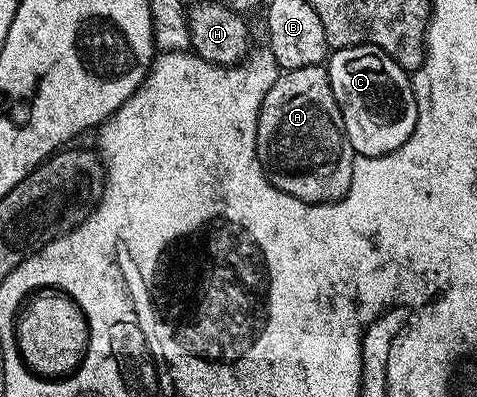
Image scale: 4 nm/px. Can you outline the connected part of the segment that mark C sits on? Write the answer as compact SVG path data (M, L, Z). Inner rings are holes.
M360 44L330 51L327 57L327 67L335 102L339 102L339 110L343 114L345 133L356 155L386 156L388 152L399 150L399 146L403 146L403 142L411 138L417 121L417 103L410 73L401 68L399 62L391 59L382 48Z

